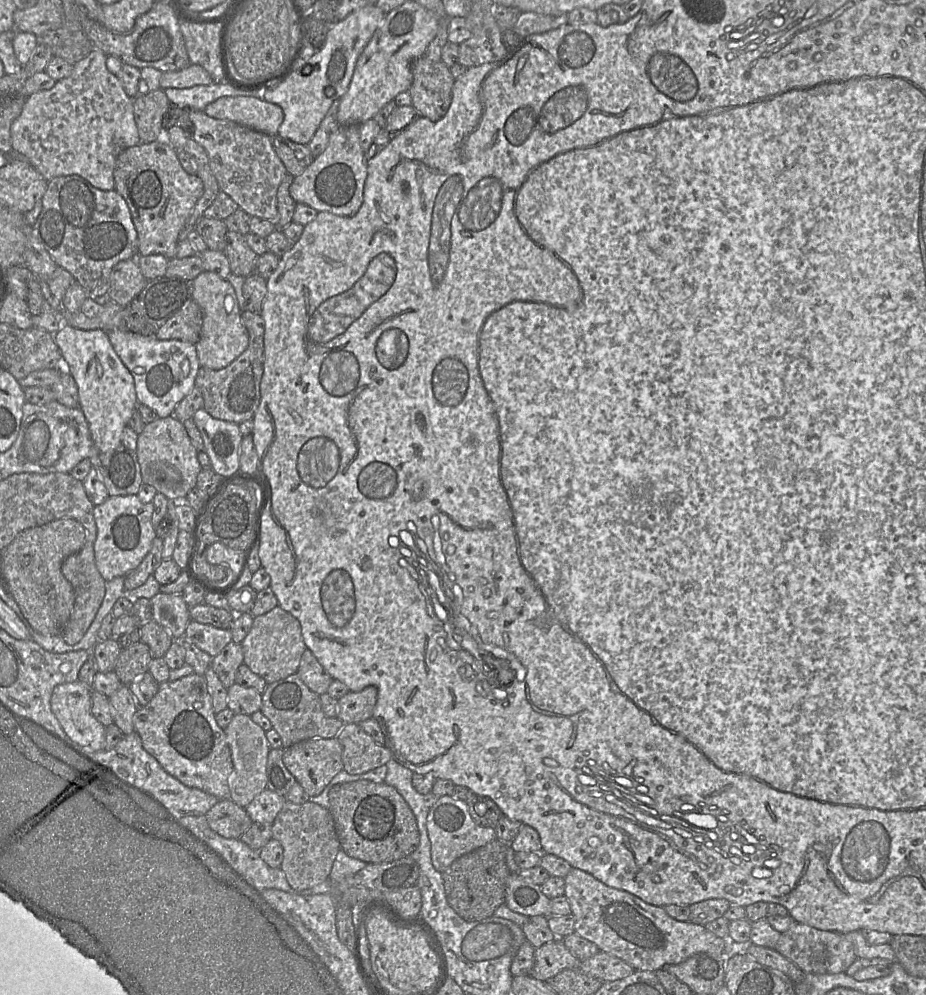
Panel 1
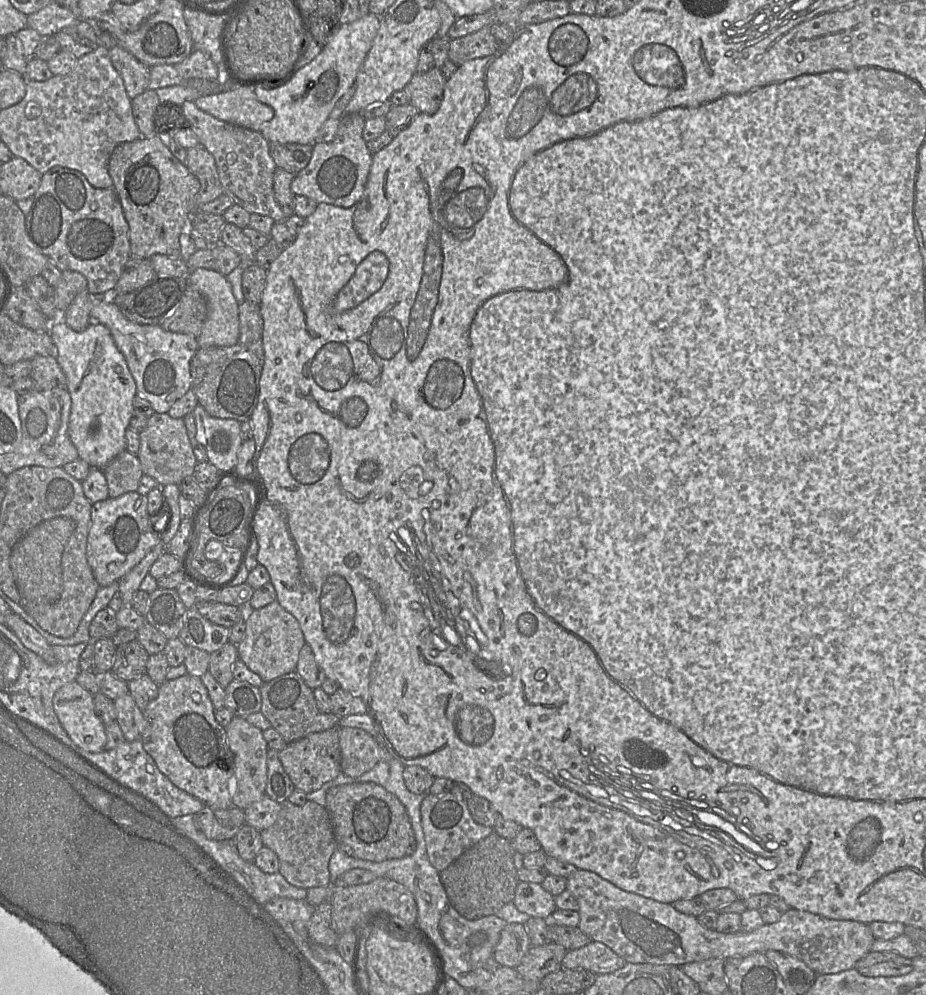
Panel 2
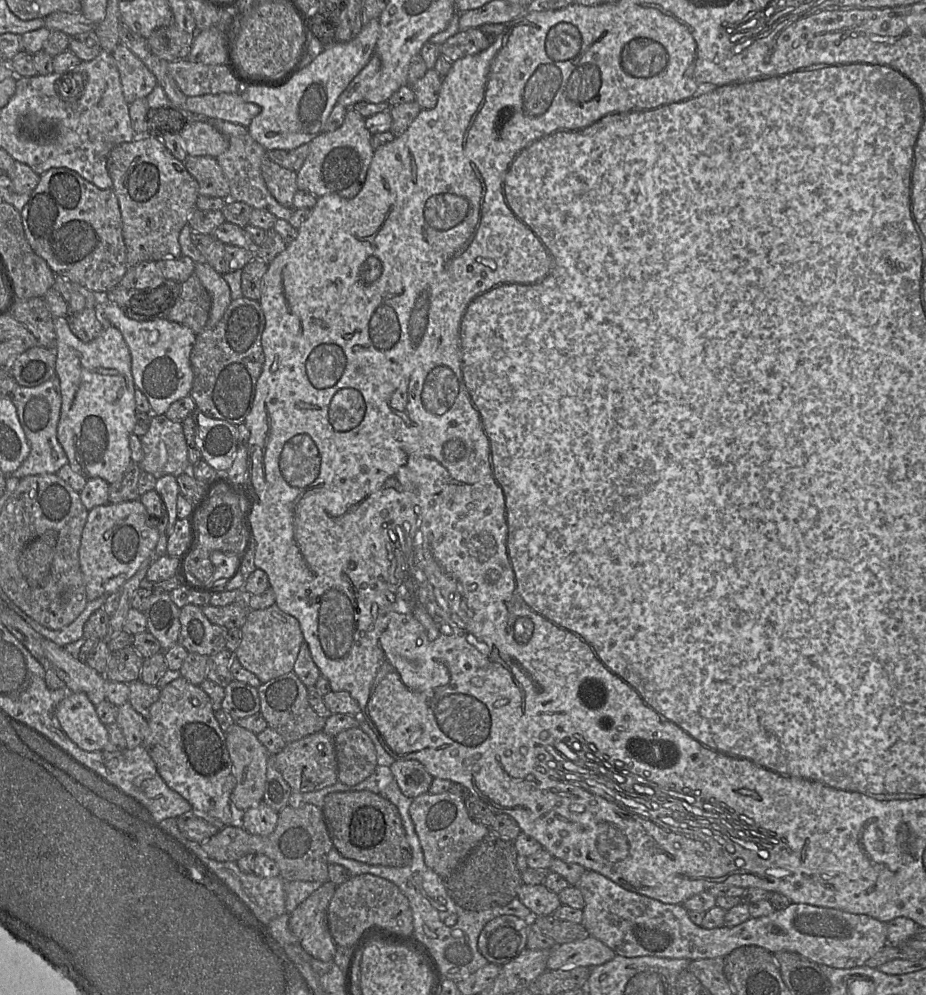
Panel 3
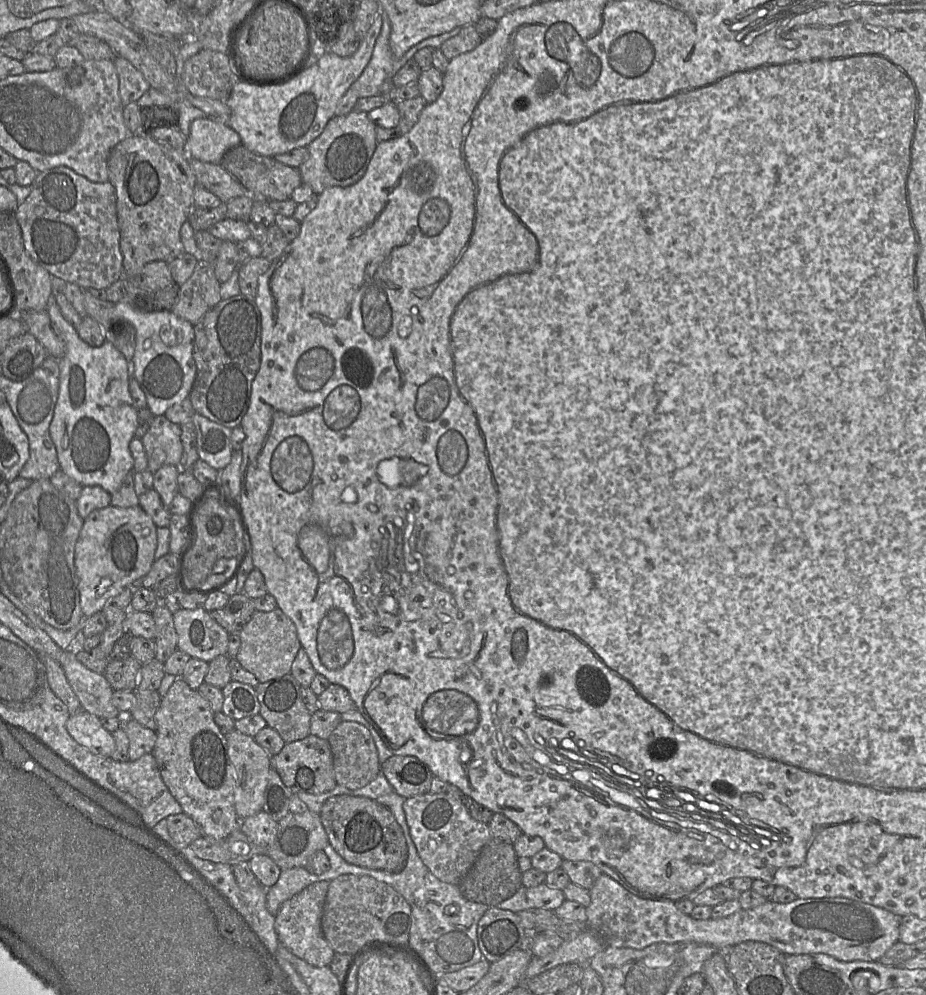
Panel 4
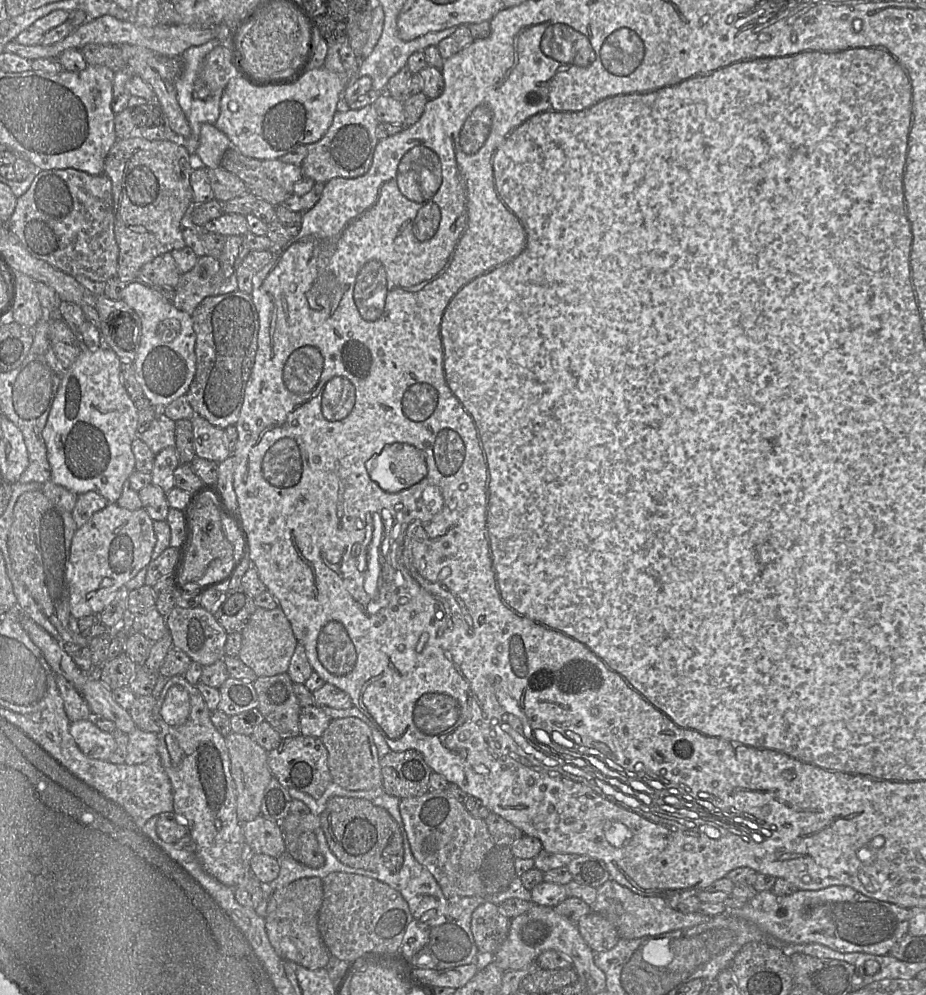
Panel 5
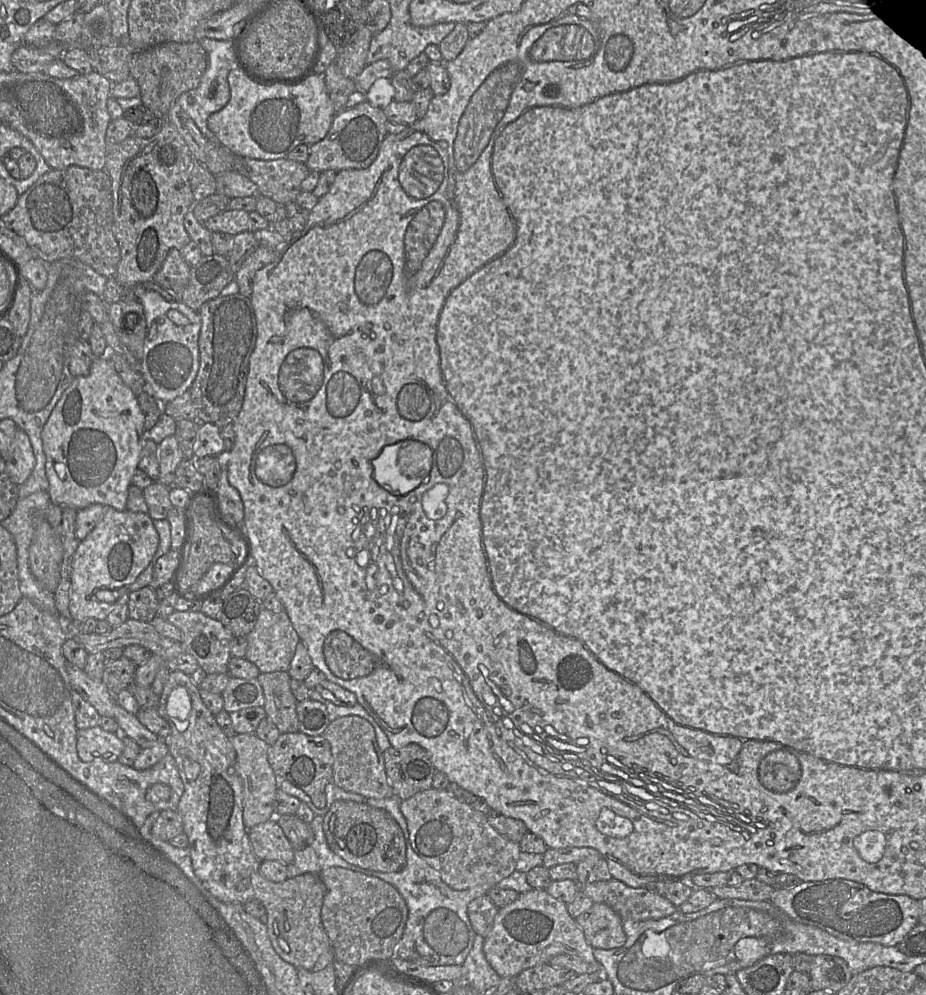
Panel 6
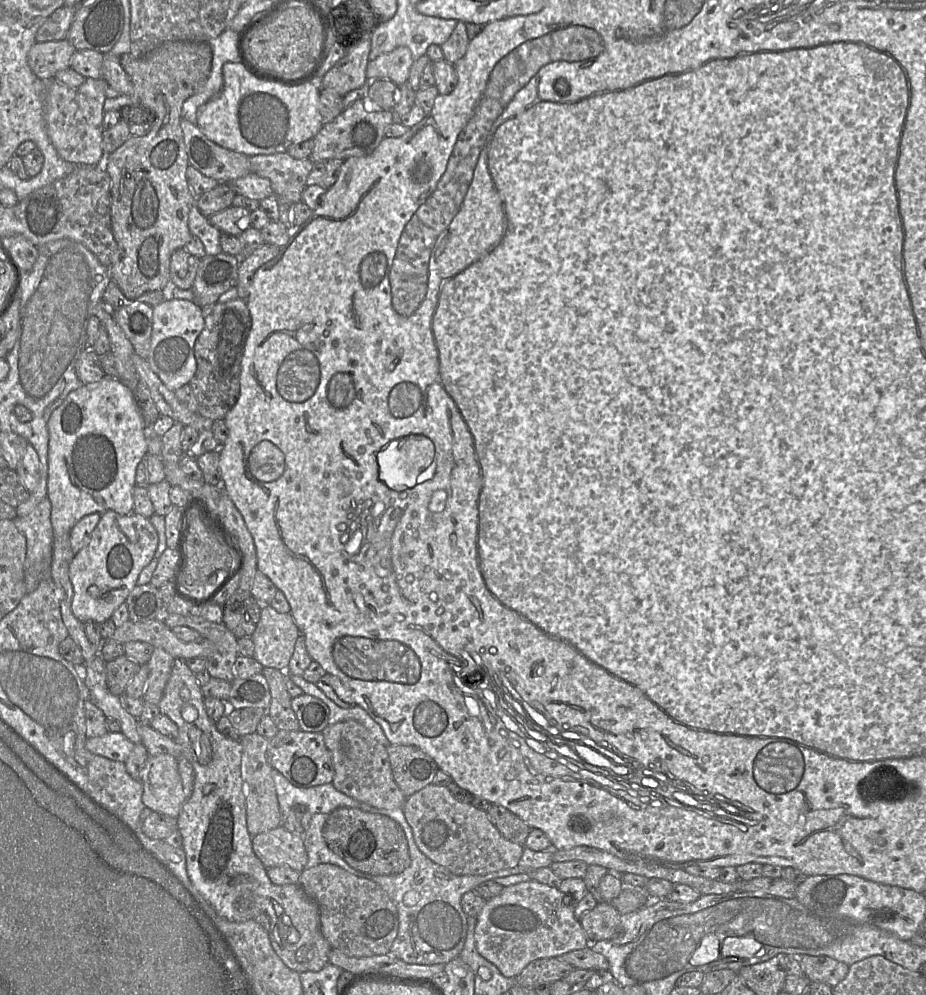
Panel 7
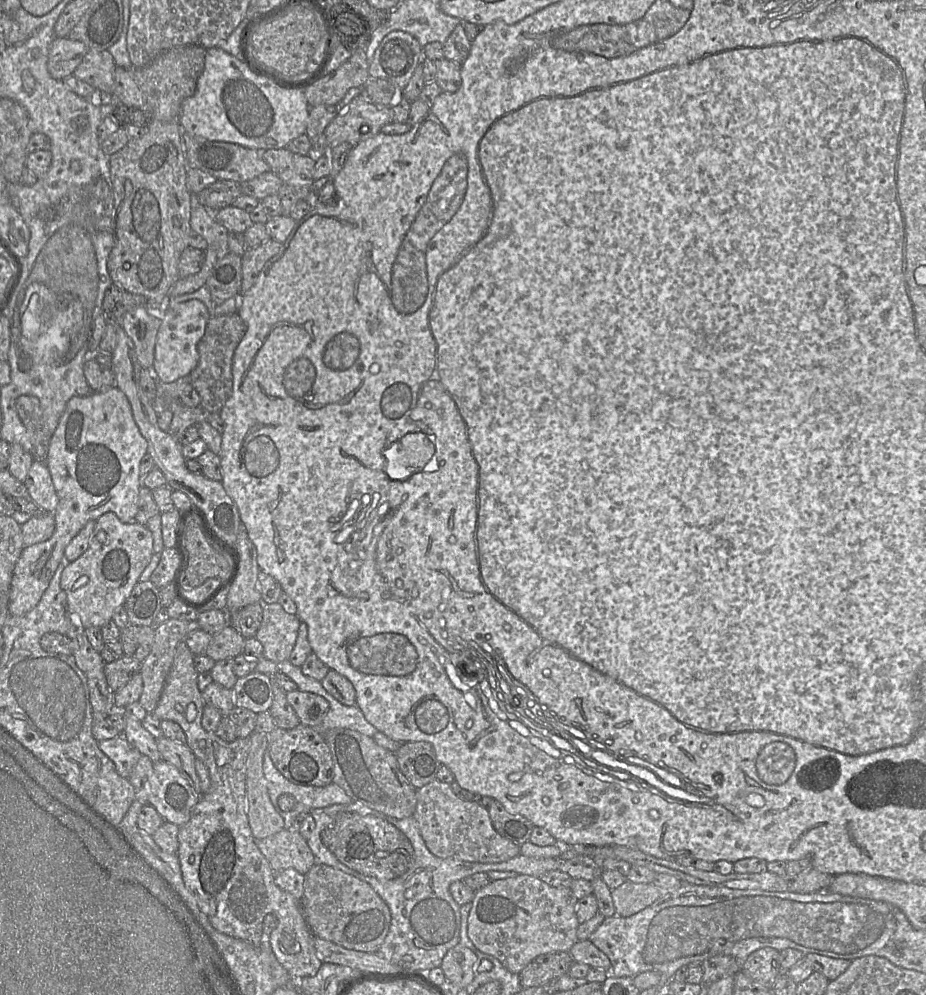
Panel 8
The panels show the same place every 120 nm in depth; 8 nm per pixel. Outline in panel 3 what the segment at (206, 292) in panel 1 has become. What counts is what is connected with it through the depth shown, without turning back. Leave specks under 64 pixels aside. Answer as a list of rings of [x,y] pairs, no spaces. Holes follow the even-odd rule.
[[[197,262],[194,274],[199,278],[211,297],[211,311],[206,328],[212,328],[223,317],[232,301],[230,288],[223,276],[206,262]]]

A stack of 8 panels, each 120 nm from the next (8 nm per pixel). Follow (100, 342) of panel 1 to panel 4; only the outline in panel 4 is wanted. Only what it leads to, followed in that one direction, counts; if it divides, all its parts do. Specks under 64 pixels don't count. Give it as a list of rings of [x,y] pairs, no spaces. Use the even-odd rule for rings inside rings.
[[[54,296],[50,297],[50,301],[48,303],[46,311],[48,312],[53,323],[57,326],[57,328],[63,335],[66,343],[66,351],[64,355],[62,356],[62,358],[57,358],[59,359],[60,368],[59,394],[54,409],[53,419],[49,427],[51,439],[53,440],[56,446],[60,470],[62,470],[64,473],[66,473],[69,477],[73,478],[82,486],[97,485],[102,487],[108,493],[112,494],[119,489],[125,476],[129,472],[134,471],[134,459],[130,451],[130,442],[133,439],[133,437],[135,437],[135,431],[137,428],[138,408],[135,406],[135,403],[129,390],[129,380],[133,376],[132,362],[128,362],[125,356],[109,341],[105,341],[102,345],[98,347],[90,346],[85,341],[83,341],[78,335],[77,329],[72,324],[70,324],[62,315],[59,306],[54,300]]]

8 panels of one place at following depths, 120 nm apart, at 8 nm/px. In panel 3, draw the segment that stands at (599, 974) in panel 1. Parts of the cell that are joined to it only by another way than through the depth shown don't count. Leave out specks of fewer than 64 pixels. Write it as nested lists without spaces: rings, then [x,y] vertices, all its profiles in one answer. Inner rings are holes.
[[[588,936],[551,949],[547,970],[568,967],[596,967],[611,961],[616,953],[600,940]]]

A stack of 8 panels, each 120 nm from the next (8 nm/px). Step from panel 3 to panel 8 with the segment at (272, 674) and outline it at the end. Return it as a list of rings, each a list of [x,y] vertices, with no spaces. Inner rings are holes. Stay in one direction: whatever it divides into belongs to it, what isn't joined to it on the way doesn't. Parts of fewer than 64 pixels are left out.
[[[279,603],[263,604],[263,618],[255,635],[263,646],[263,657],[275,663],[288,660],[295,646],[301,620],[287,613]]]

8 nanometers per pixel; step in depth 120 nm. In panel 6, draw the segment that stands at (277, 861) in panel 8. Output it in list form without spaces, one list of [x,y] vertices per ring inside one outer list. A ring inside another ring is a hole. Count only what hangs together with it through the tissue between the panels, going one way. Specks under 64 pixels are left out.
[[[275,818],[248,829],[248,836],[259,861],[293,862],[295,850]]]

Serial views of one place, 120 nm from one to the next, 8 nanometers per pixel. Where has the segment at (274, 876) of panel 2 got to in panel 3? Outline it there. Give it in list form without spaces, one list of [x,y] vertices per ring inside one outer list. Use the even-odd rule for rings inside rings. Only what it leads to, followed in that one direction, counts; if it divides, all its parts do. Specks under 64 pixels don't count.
[[[167,818],[158,823],[159,827],[167,834],[172,835],[190,851],[192,851],[203,865],[222,883],[224,883],[238,898],[248,907],[256,919],[267,926],[273,919],[286,912],[285,909],[285,880],[281,876],[264,878],[254,873],[244,873],[237,865],[237,862],[219,862],[211,859],[203,851],[201,844],[187,839],[179,830],[175,818]]]

